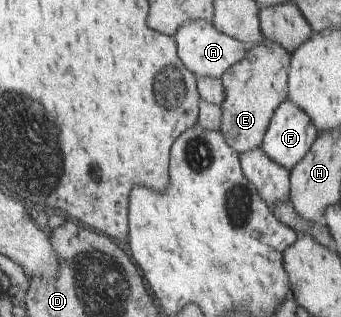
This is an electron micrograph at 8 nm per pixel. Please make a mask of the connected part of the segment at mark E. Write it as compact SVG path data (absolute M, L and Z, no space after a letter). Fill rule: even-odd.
M270 39L250 46L247 55L223 74L226 98L222 104L223 125L220 130L239 154L262 147L268 127L279 106L289 98L289 74L293 54Z

